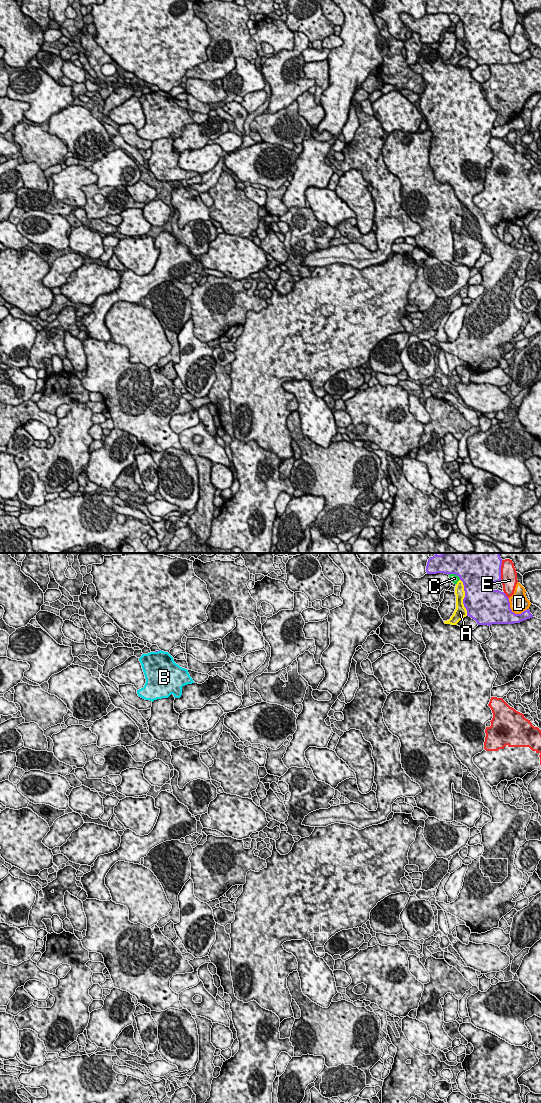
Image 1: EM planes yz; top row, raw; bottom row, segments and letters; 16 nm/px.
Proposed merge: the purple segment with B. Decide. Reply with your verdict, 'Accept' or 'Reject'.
Accept

